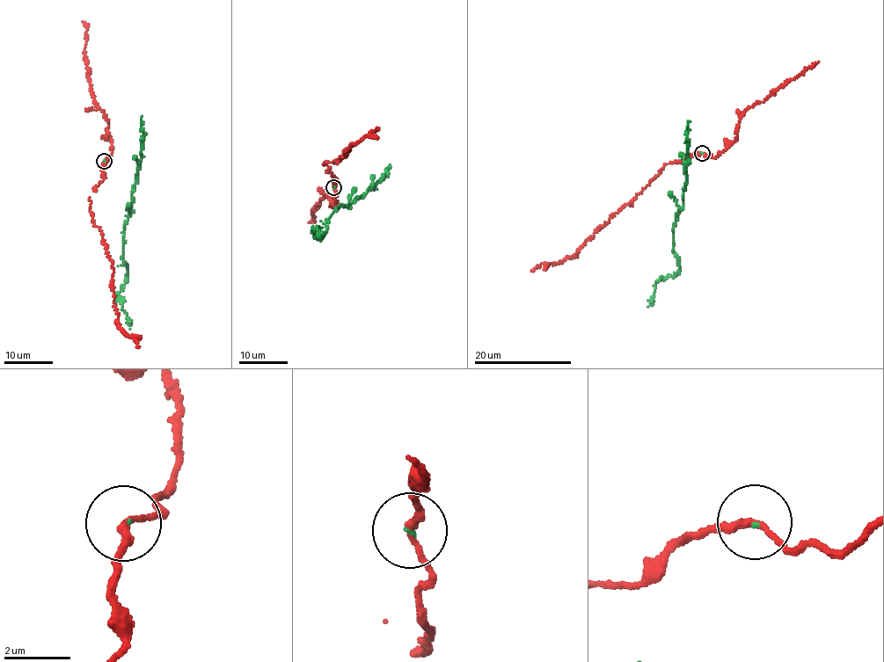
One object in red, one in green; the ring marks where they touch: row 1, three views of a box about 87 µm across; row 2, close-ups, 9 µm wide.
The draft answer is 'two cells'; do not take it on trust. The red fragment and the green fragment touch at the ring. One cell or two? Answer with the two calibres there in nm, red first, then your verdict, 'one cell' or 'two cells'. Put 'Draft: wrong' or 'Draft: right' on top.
Draft: wrong
calibres 200 and 60 nm; one cell

